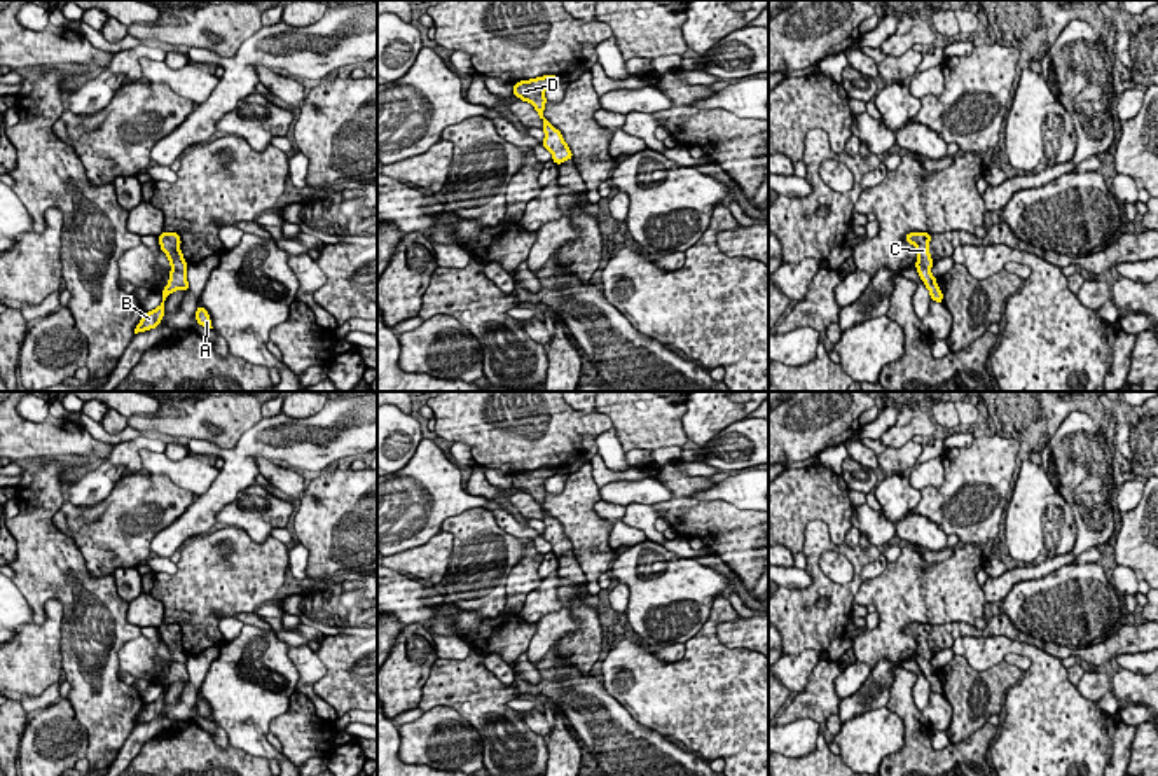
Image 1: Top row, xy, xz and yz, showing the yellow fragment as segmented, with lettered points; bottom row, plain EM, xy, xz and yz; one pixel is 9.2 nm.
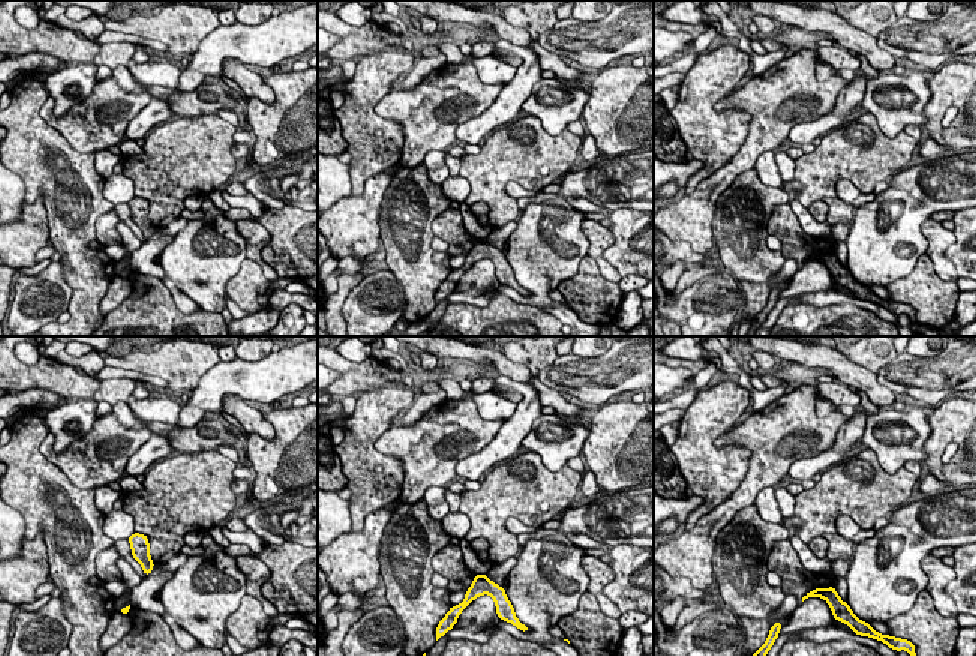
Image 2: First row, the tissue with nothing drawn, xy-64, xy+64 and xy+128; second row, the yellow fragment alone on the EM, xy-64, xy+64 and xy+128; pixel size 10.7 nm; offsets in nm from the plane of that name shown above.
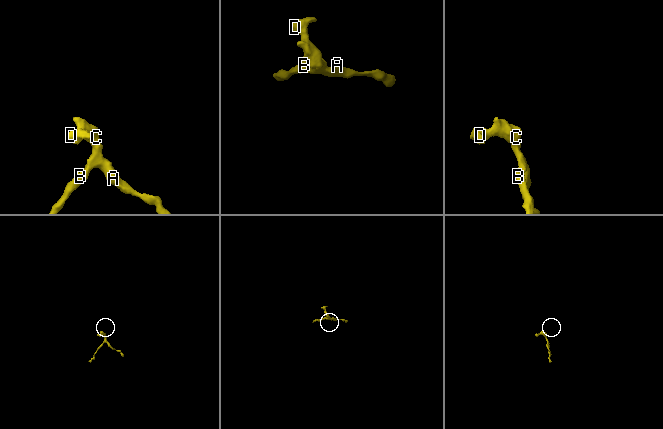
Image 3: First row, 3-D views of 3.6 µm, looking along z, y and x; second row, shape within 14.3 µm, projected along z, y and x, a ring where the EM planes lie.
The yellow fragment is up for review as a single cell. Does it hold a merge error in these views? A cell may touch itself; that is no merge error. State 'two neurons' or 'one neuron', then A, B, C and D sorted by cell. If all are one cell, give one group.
one neuron; A B C D

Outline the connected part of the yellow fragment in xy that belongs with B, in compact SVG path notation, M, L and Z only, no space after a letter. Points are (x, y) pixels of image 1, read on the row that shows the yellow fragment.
M161 232L157 239L159 239L161 250L168 255L169 264L171 264L169 281L161 290L162 302L154 311L143 313L140 323L134 329L134 334L145 332L161 325L161 320L164 316L164 301L171 292L175 290L189 292L187 262L183 259L182 250L178 248L182 245L180 234Z

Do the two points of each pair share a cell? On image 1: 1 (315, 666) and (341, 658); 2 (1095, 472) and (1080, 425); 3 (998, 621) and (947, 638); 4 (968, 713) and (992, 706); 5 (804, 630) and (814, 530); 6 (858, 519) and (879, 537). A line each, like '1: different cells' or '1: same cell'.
1: different cells
2: same cell
3: same cell
4: same cell
5: same cell
6: same cell

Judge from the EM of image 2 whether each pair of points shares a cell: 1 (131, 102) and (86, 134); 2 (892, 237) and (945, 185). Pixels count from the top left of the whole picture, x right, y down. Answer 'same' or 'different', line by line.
1: same
2: same

